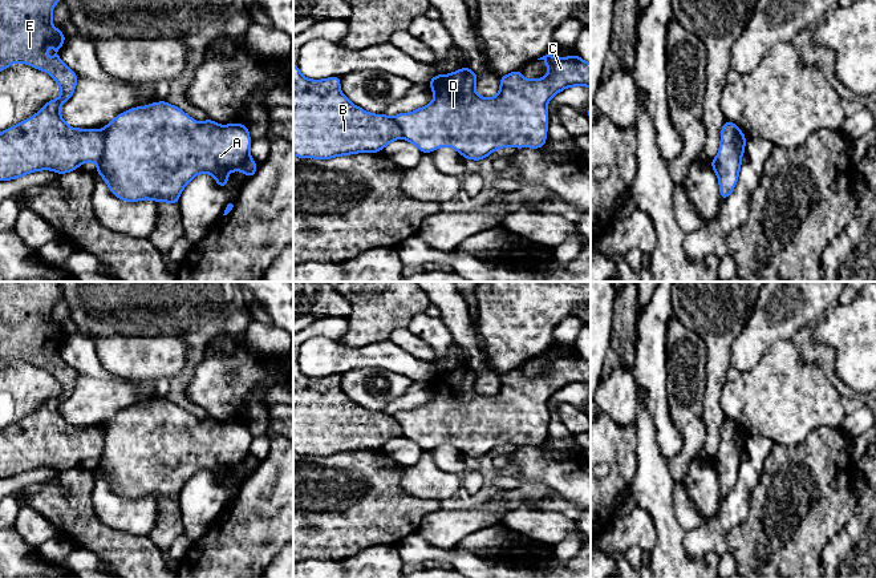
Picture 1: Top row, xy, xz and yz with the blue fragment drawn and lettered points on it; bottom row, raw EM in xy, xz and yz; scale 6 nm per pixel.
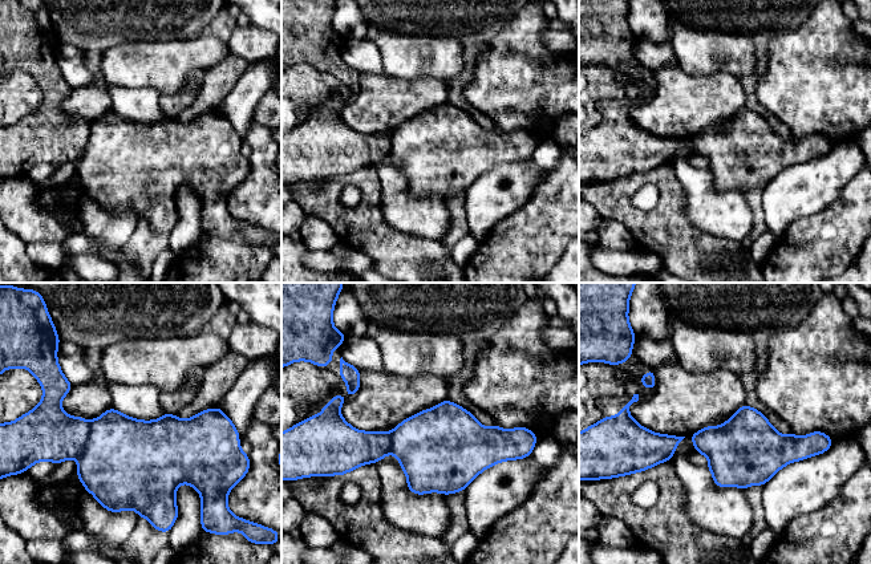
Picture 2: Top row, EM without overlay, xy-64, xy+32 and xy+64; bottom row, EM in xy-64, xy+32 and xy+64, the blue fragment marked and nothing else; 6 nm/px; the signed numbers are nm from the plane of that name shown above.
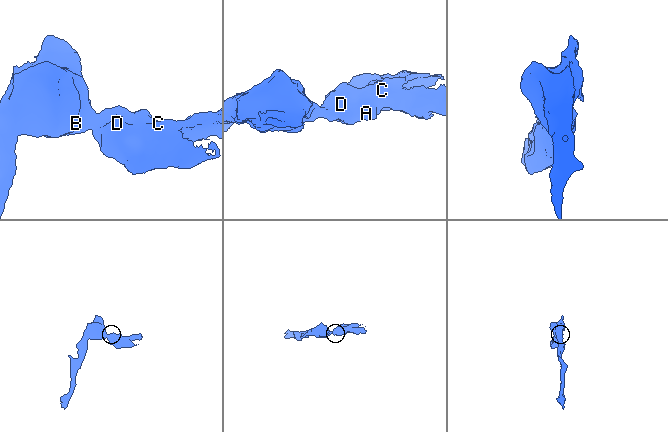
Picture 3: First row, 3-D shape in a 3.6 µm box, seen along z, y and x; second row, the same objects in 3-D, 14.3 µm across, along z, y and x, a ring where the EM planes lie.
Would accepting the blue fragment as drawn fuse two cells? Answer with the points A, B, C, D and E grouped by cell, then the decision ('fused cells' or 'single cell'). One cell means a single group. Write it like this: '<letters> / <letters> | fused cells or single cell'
A C D / B E | fused cells

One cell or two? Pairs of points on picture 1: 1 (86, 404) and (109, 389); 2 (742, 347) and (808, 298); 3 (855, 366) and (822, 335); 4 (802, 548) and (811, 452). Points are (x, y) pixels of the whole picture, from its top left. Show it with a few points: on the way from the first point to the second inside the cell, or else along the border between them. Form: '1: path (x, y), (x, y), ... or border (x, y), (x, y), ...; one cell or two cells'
1: path (92, 404), (104, 395); one cell
2: path (758, 334), (793, 299); one cell
3: path (851, 356), (831, 336); one cell
4: path (802, 524), (804, 494), (812, 476); one cell

